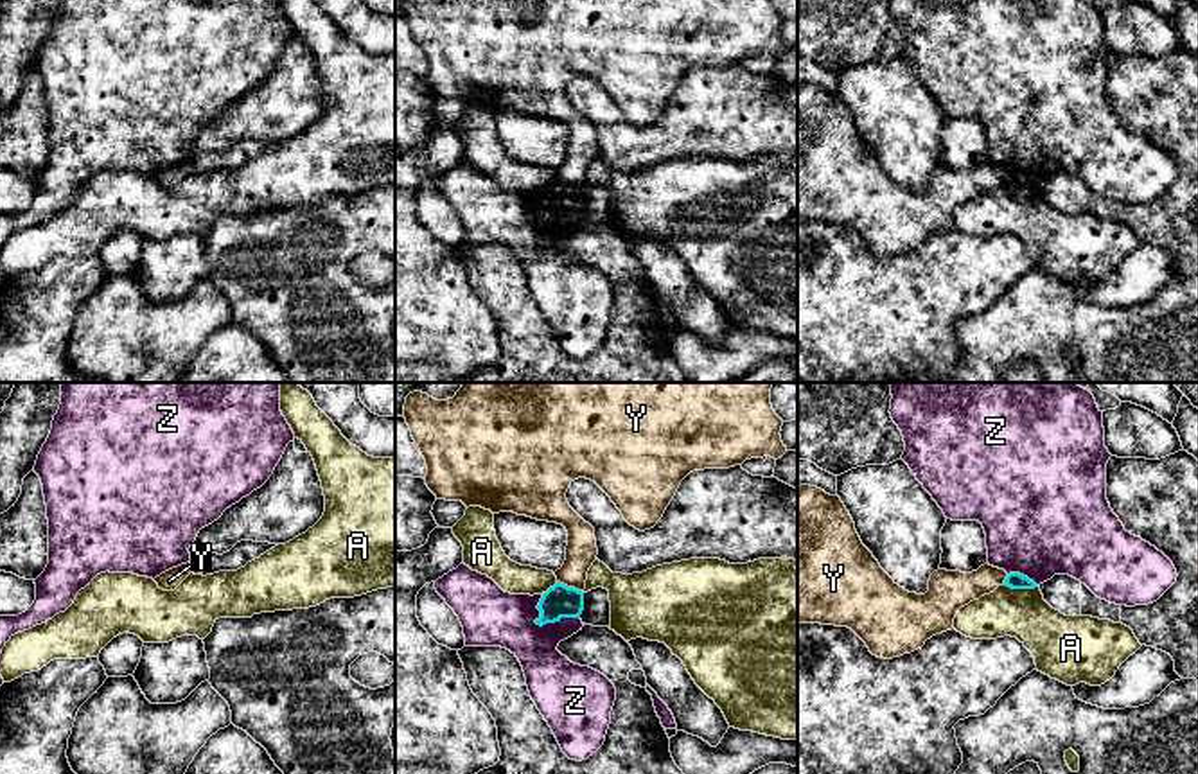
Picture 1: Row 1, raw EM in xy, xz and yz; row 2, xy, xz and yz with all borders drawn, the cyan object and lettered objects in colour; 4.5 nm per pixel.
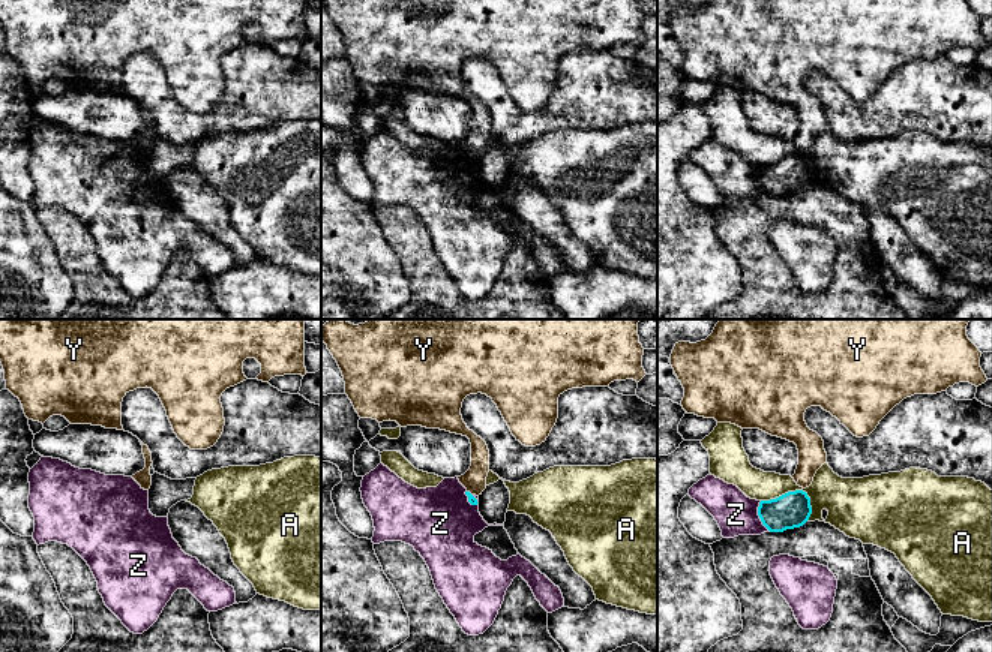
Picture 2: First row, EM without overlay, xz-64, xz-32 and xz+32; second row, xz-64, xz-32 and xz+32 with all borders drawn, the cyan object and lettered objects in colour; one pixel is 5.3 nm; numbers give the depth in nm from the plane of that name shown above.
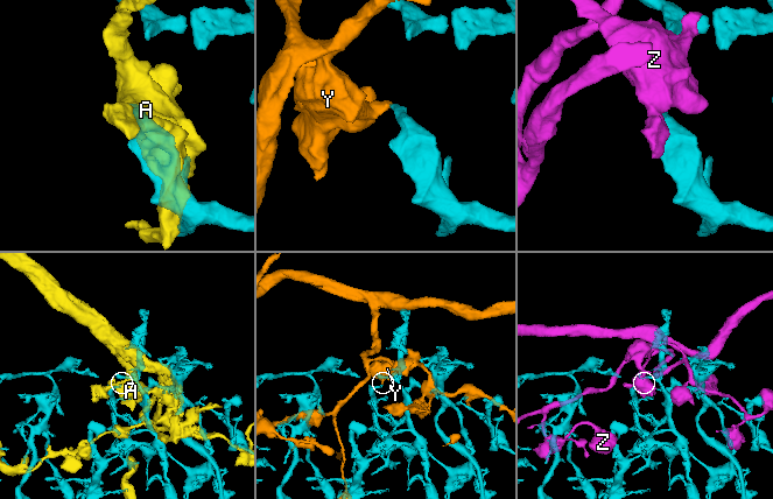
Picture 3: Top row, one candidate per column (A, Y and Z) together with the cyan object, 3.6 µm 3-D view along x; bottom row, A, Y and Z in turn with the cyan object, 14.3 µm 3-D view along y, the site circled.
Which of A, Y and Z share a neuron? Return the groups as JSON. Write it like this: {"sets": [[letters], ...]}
{"sets": [["A"], ["Y"], ["Z"]]}

